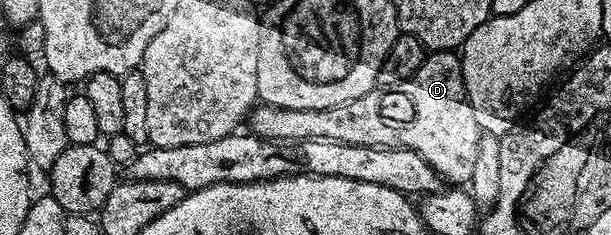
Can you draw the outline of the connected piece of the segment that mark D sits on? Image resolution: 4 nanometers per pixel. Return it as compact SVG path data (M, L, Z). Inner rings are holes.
M435 51L426 54L423 65L407 81L399 85L376 86L363 97L331 109L283 109L266 105L254 106L248 120L252 134L260 139L330 139L343 141L347 145L371 145L372 147L402 147L419 153L429 165L449 185L467 185L475 169L475 160L479 158L479 141L482 129L475 121L475 109L465 96L465 82L461 72L461 60L453 51Z

